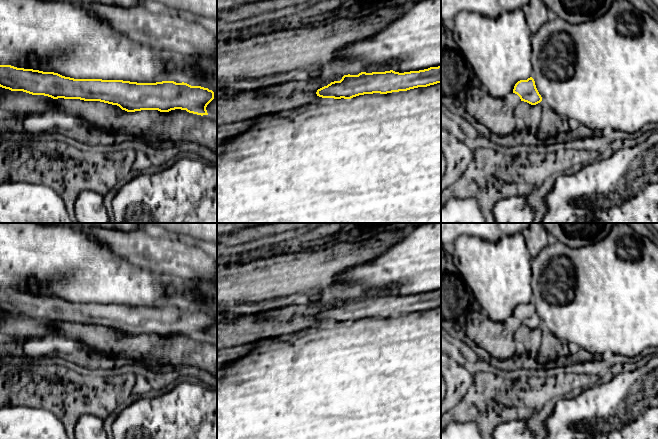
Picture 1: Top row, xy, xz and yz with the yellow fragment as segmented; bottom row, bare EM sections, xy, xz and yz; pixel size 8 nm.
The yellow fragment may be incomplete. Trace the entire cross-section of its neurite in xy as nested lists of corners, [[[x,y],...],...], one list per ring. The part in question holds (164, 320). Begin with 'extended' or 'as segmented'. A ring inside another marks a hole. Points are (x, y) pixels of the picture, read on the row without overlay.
as segmented; [[[0,289],[0,311],[53,323],[100,325],[117,329],[127,336],[169,336],[181,333],[203,340],[208,339],[206,331],[214,323],[212,314],[184,306],[137,307],[123,304],[74,303],[54,296],[11,289]]]

